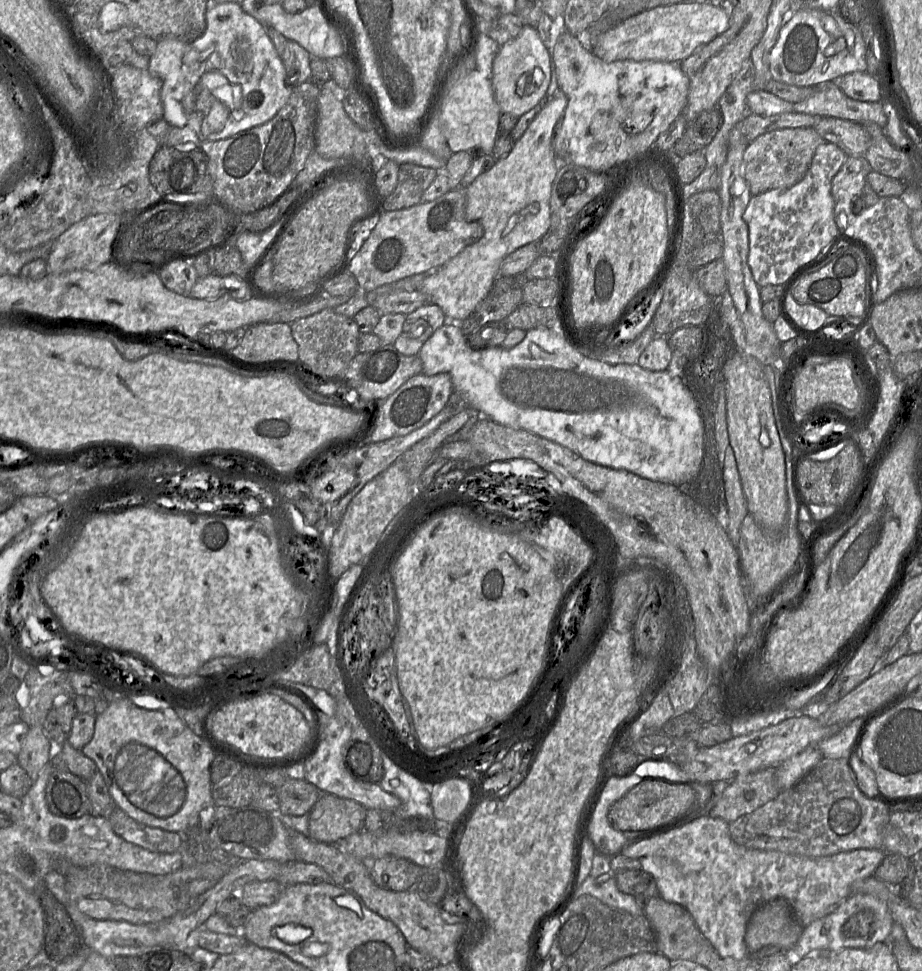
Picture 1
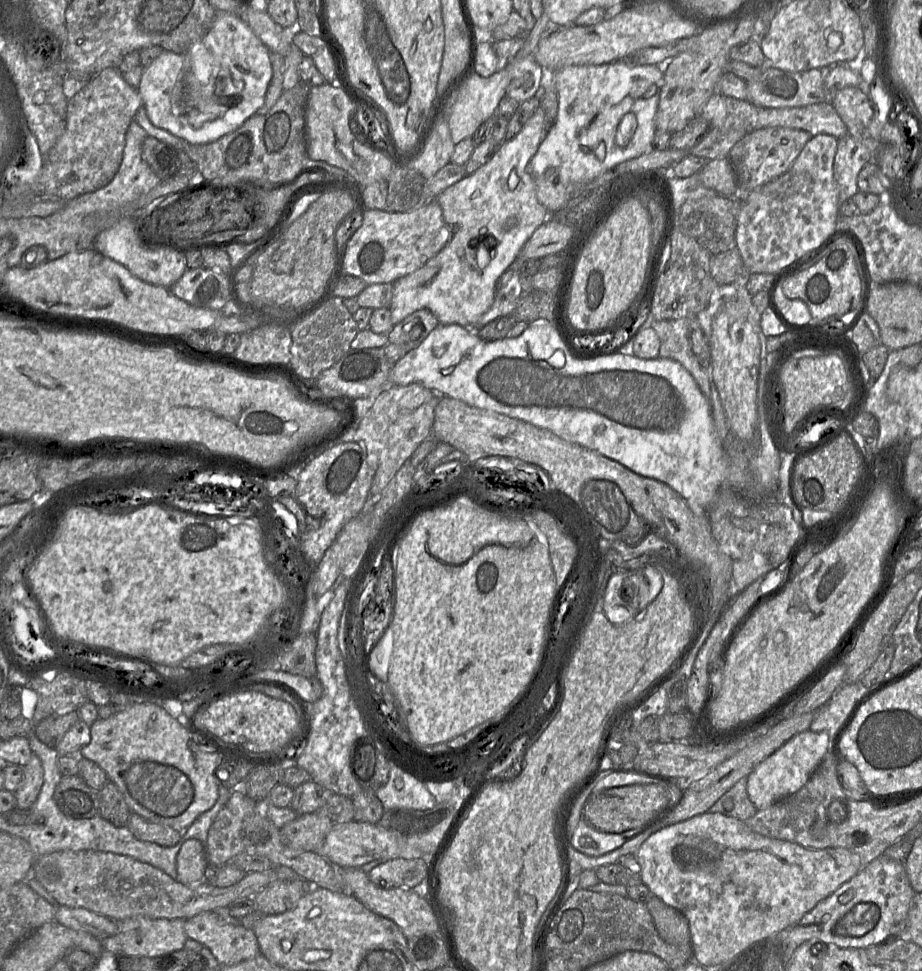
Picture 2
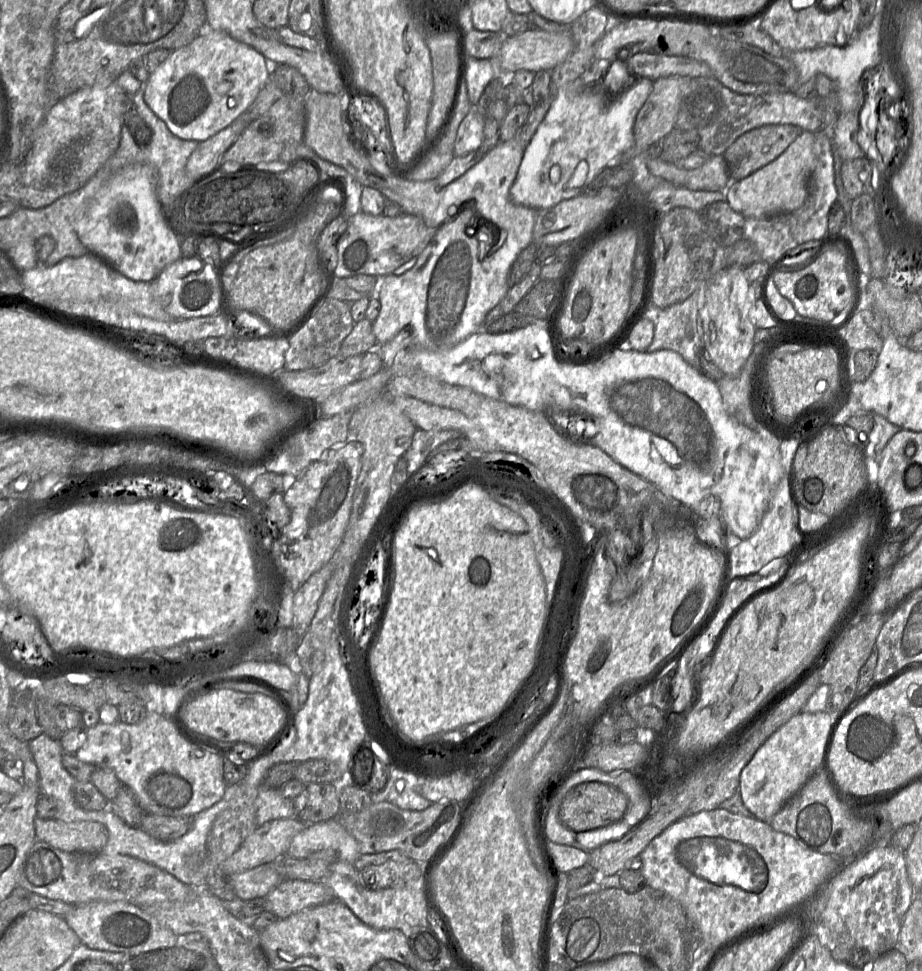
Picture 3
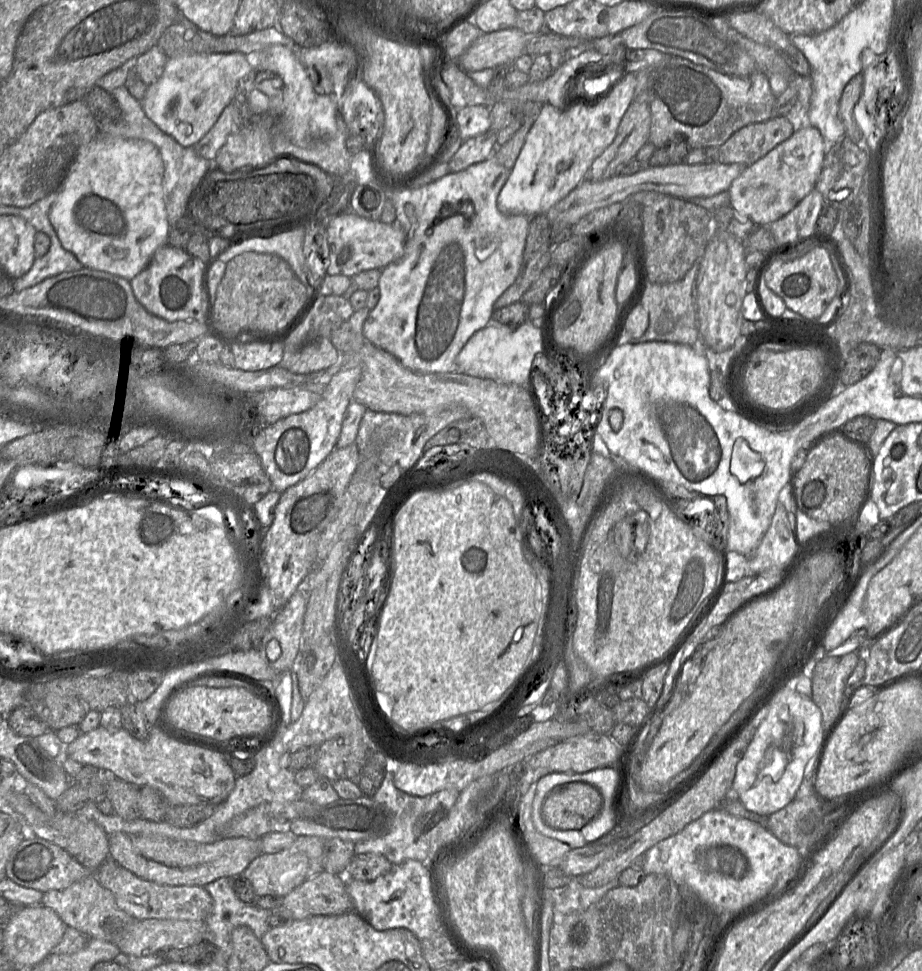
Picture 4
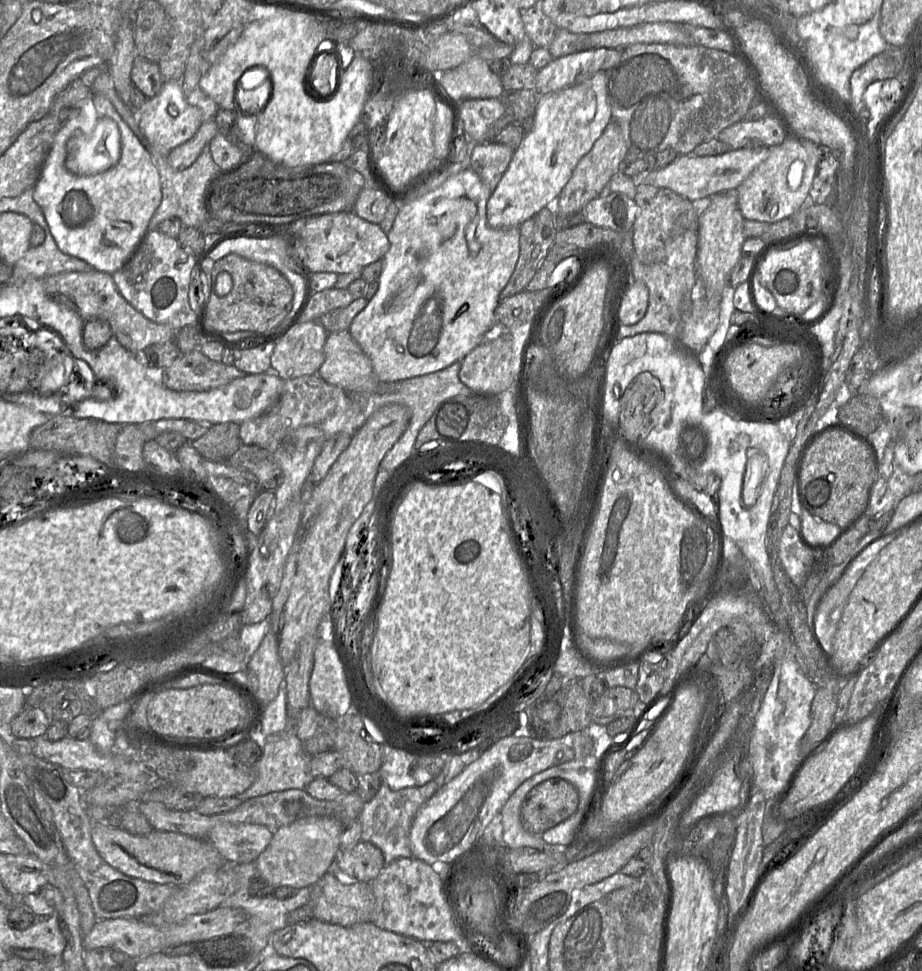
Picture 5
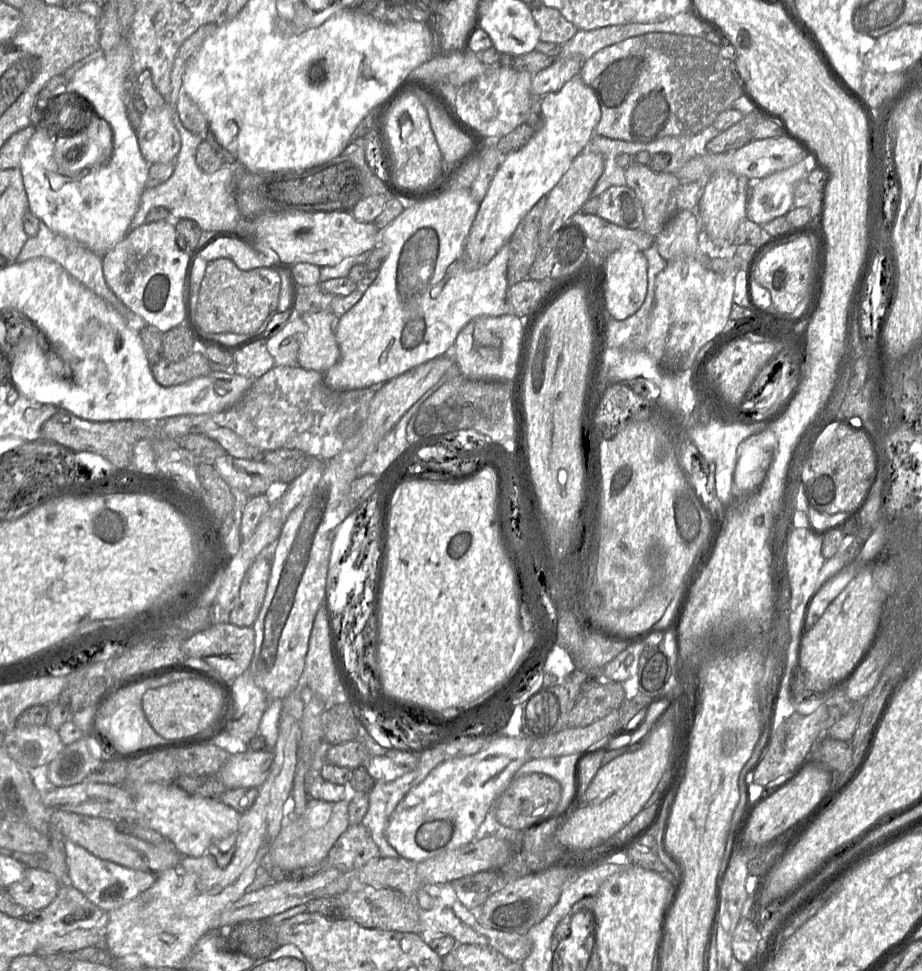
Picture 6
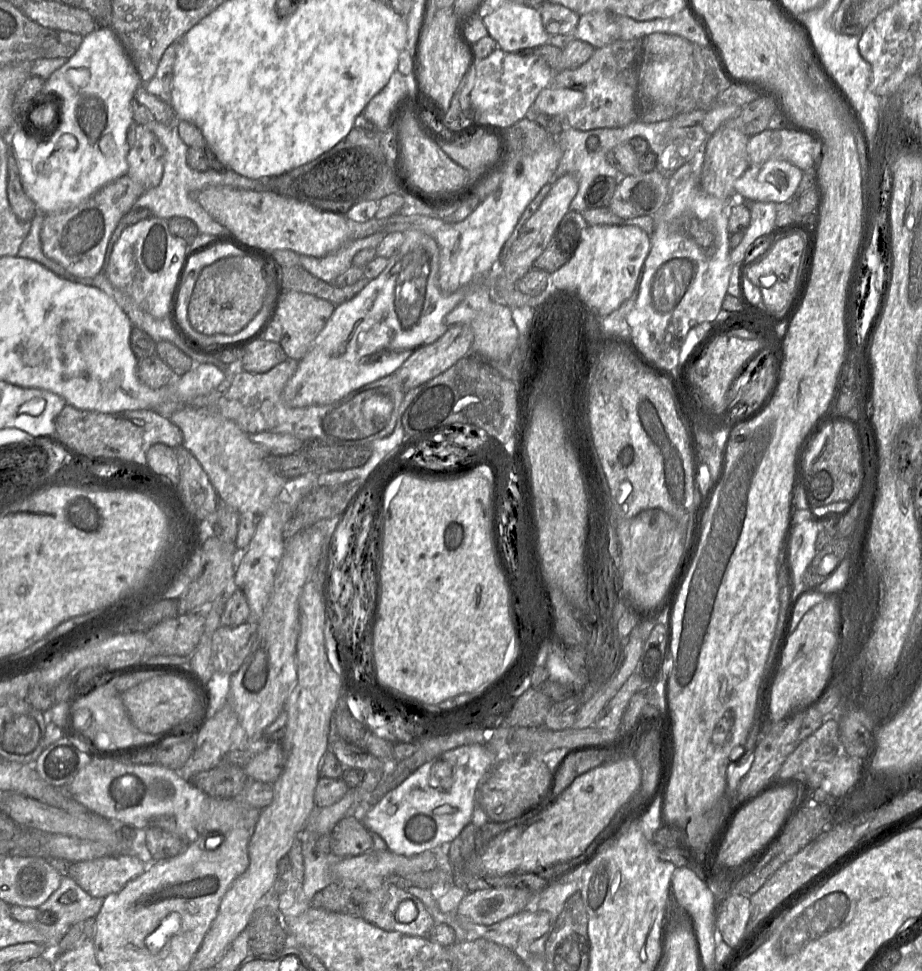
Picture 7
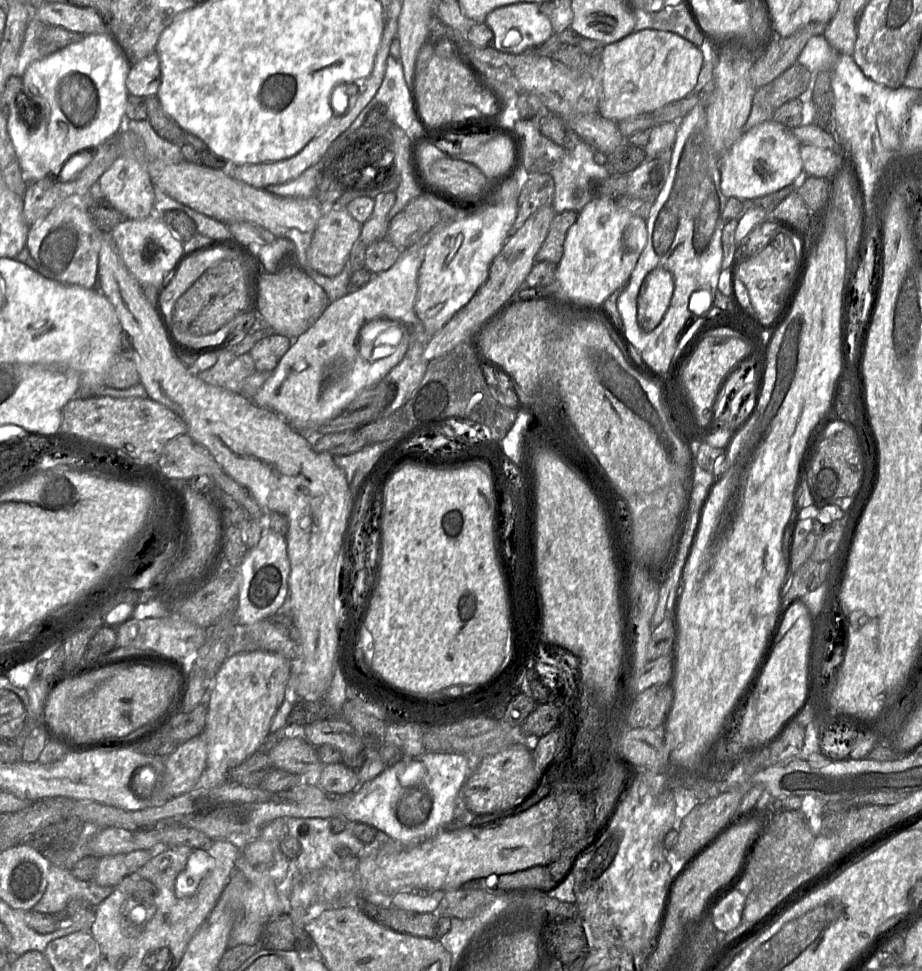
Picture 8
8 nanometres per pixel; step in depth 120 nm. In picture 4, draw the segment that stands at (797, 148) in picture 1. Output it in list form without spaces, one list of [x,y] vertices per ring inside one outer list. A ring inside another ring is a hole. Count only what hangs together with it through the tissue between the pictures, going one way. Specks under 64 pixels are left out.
[[[787,116],[749,124],[731,135],[719,147],[719,161],[725,164],[754,164],[795,132],[794,124]]]

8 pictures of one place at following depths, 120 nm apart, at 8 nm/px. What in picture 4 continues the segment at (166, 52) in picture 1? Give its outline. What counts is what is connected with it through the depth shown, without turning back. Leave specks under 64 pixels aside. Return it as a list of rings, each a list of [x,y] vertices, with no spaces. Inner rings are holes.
[[[241,52],[194,53],[168,58],[159,80],[148,86],[141,101],[145,114],[164,133],[185,147],[194,146],[213,127],[223,110],[234,101],[239,81],[252,71],[246,55]]]

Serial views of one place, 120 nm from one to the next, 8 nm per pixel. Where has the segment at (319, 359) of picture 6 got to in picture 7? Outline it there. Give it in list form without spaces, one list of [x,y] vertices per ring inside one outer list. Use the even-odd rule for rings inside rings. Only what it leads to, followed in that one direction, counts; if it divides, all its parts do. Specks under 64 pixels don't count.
[[[286,291],[277,310],[277,320],[282,326],[281,346],[288,358],[300,361],[312,348],[314,341],[335,310],[331,302],[311,294]]]

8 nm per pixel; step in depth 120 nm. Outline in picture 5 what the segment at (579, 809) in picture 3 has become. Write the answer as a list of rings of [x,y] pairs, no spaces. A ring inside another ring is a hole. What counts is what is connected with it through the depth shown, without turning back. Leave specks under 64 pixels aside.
[[[548,779],[535,786],[521,807],[521,822],[530,833],[542,834],[569,818],[578,808],[574,785],[563,779]]]

